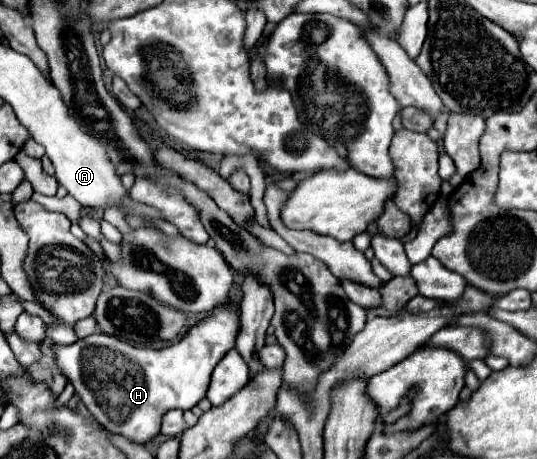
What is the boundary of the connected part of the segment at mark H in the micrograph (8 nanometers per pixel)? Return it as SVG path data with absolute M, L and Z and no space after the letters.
M227 303L219 305L219 309L213 309L213 313L205 319L201 319L195 327L189 329L189 333L179 341L165 349L147 349L147 347L133 347L117 337L109 337L105 333L93 333L85 339L79 339L71 345L59 345L51 343L51 351L55 353L55 361L63 375L71 381L75 387L75 393L81 397L85 407L91 411L91 415L111 433L119 433L131 441L147 443L155 435L159 435L161 417L169 409L191 409L195 407L207 393L209 377L215 369L215 365L221 361L221 357L235 347L235 337L239 333L239 315L237 309Z

